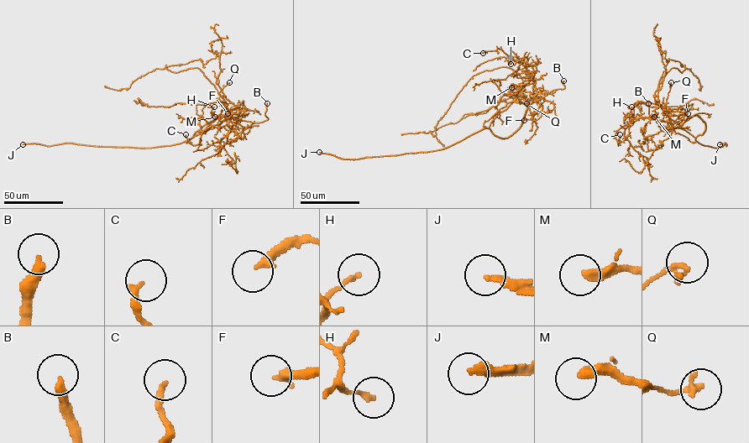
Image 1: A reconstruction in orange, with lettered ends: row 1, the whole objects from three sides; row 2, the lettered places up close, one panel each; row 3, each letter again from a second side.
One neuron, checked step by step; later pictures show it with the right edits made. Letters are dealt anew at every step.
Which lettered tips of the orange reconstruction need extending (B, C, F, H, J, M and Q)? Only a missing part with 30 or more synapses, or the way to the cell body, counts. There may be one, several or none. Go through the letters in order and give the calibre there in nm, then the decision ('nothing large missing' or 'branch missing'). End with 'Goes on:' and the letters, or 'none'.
B: 320 nm thick; branch missing
C: 220 nm thick; nothing large missing
F: 320 nm thick; nothing large missing
H: 150 nm thick; nothing large missing
J: 260 nm thick; branch missing
M: 340 nm thick; branch missing
Q: 240 nm thick; nothing large missing
Goes on: B, J, M

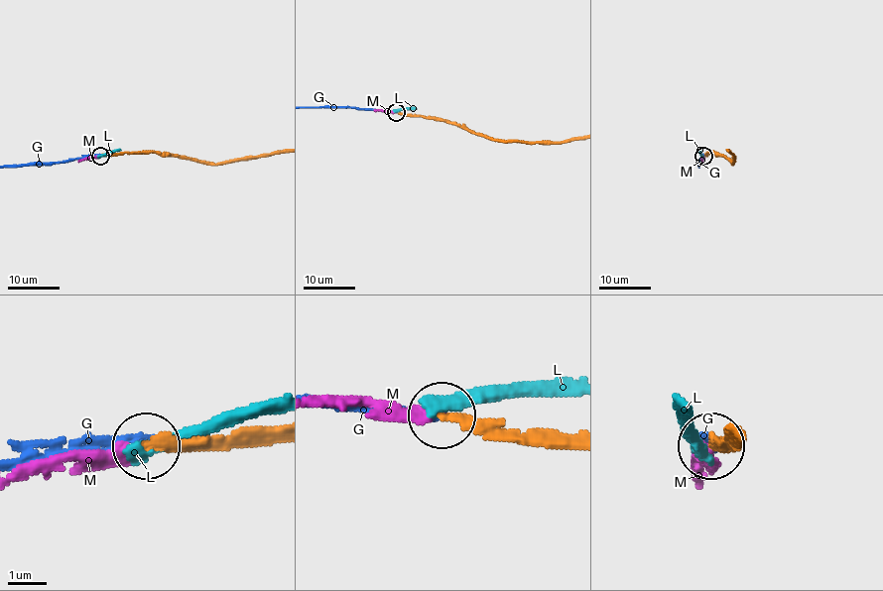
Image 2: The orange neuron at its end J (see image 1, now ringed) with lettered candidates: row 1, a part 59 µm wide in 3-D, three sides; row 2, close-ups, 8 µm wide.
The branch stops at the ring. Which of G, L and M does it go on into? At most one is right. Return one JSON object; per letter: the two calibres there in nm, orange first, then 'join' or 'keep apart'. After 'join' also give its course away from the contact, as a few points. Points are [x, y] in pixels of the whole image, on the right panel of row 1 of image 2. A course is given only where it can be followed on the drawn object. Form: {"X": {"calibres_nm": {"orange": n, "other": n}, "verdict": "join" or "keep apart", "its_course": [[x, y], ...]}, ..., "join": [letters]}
{"G": {"calibres_nm": {"orange": 280, "other": 190}, "verdict": "keep apart"}, "L": {"calibres_nm": {"orange": 300, "other": 460}, "verdict": "keep apart"}, "M": {"calibres_nm": {"orange": 280, "other": 220}, "verdict": "join"}, "join": ["M"]}

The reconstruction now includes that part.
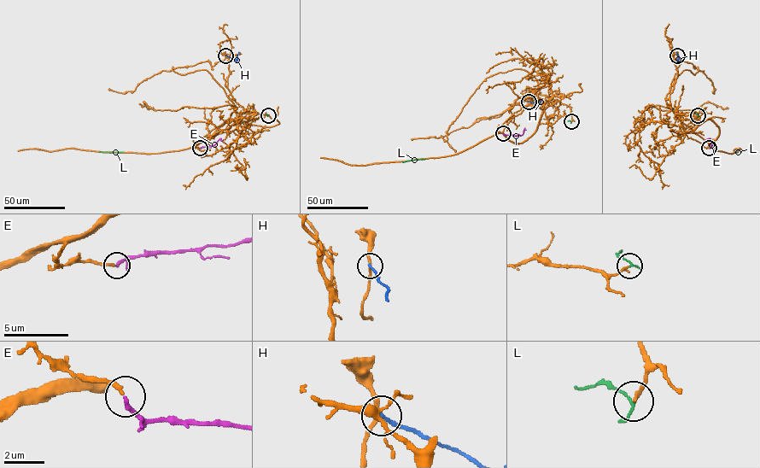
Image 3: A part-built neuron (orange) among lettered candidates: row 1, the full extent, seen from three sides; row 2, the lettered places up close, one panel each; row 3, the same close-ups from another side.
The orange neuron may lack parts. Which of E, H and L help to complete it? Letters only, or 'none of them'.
E

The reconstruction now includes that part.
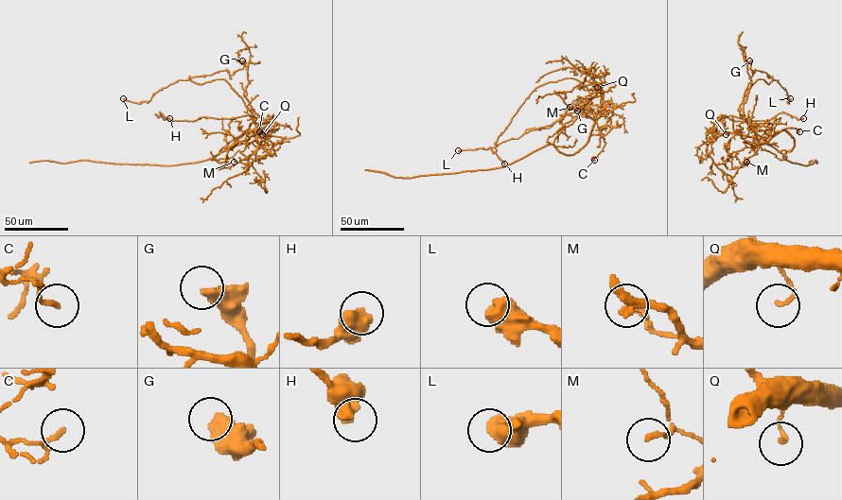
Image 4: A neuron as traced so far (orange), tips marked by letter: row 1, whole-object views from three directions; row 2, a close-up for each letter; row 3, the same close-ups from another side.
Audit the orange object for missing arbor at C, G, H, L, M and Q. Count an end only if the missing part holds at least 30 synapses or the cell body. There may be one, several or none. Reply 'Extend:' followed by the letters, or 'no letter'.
Extend: no letter

